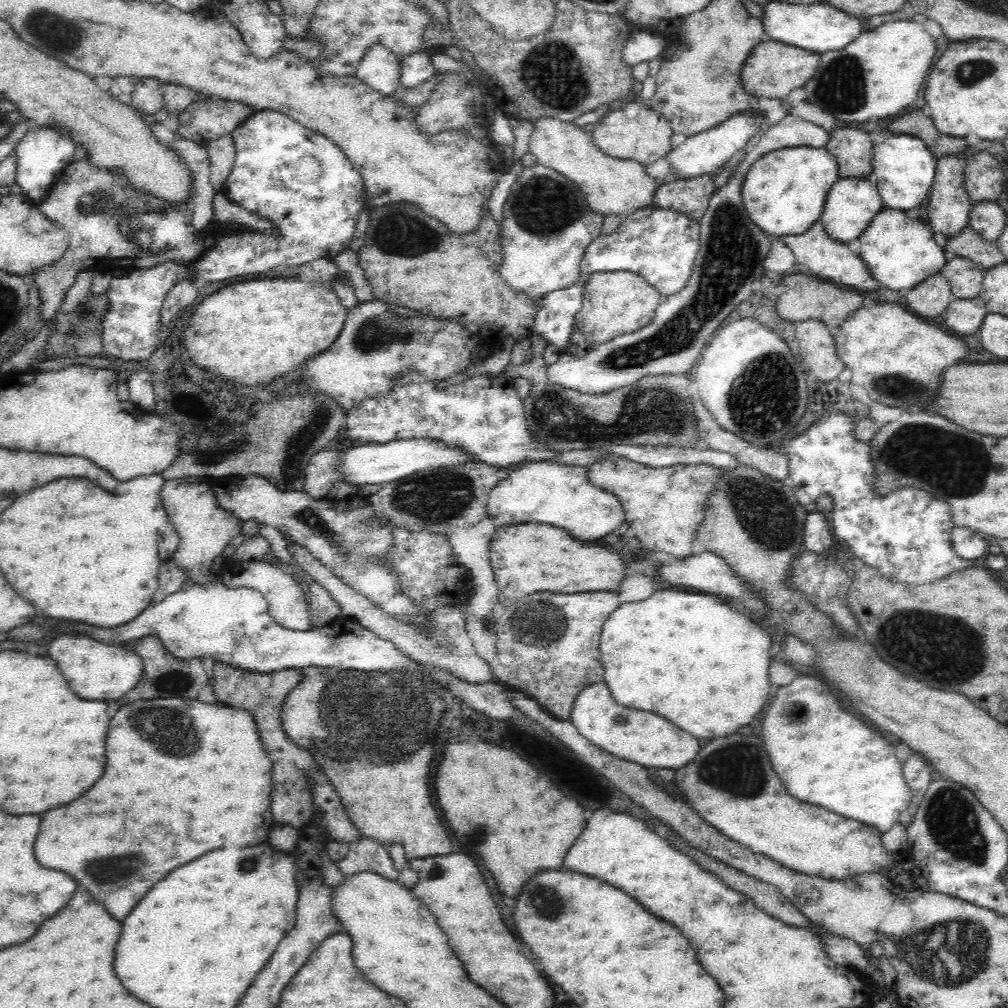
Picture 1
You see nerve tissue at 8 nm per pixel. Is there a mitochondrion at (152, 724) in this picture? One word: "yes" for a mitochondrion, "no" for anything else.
yes

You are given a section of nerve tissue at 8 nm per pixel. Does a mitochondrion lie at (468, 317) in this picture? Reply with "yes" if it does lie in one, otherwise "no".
no

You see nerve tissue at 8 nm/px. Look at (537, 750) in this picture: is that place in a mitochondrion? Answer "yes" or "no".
no

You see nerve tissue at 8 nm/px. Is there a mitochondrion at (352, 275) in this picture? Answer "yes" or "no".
no

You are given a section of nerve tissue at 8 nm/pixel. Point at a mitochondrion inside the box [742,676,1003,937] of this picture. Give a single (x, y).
(952, 823)

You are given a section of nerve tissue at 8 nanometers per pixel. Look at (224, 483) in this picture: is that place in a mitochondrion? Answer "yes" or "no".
no

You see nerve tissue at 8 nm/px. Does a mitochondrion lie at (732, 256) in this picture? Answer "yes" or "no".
yes

